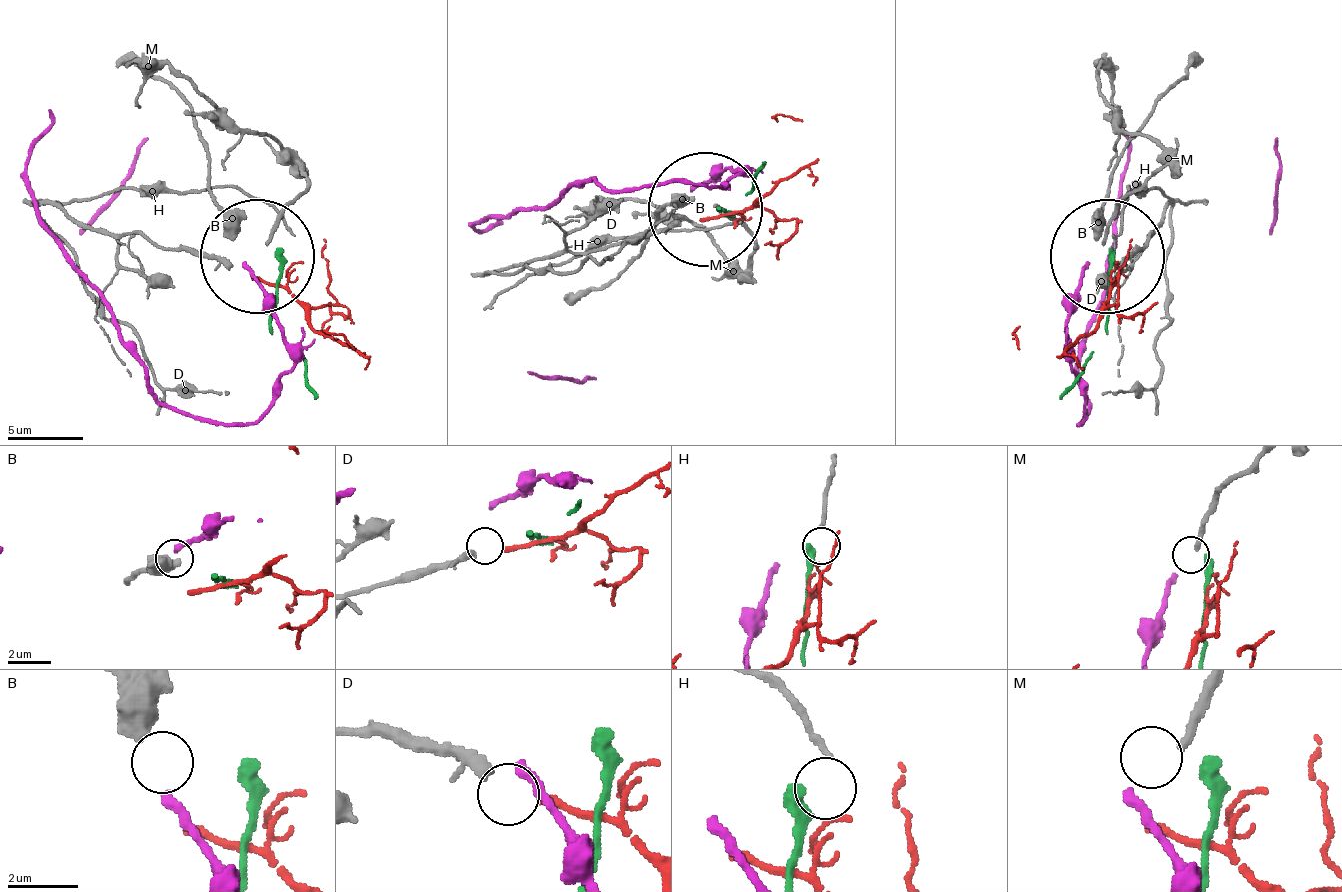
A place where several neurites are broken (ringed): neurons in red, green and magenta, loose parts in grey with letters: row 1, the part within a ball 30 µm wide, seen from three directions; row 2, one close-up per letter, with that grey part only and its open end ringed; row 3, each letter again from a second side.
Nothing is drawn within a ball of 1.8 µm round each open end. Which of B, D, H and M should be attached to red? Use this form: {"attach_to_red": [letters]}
{"attach_to_red": ["D"]}

